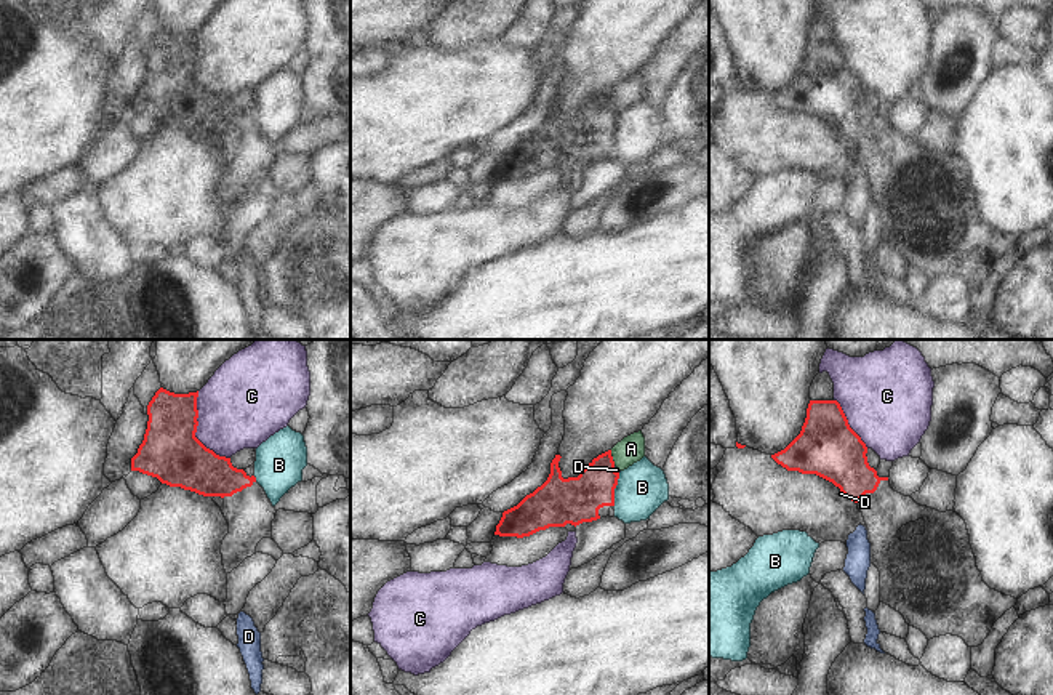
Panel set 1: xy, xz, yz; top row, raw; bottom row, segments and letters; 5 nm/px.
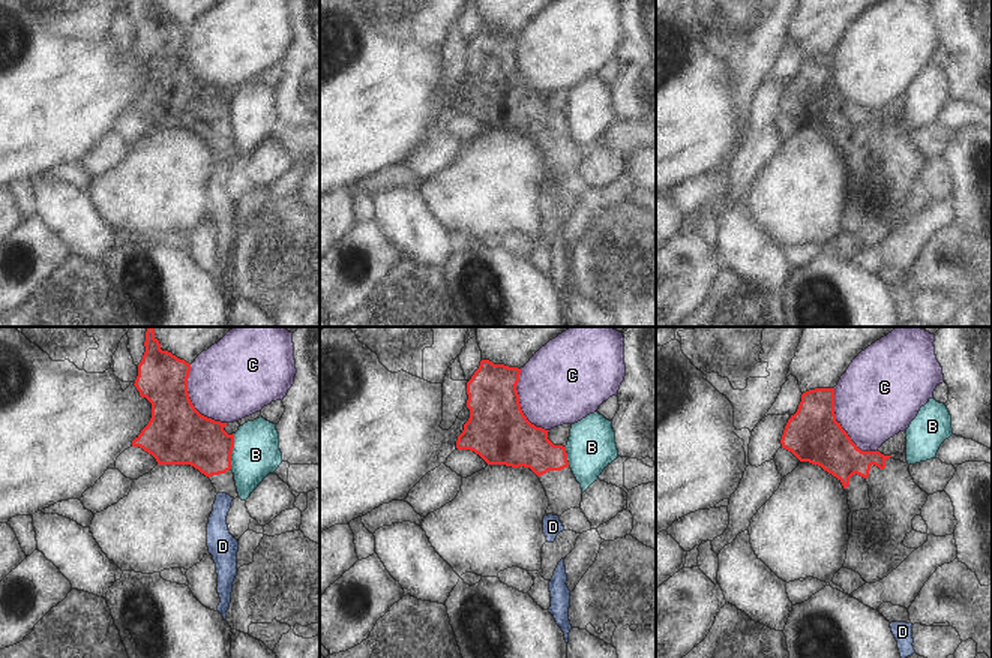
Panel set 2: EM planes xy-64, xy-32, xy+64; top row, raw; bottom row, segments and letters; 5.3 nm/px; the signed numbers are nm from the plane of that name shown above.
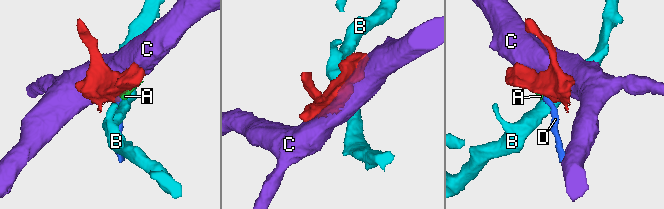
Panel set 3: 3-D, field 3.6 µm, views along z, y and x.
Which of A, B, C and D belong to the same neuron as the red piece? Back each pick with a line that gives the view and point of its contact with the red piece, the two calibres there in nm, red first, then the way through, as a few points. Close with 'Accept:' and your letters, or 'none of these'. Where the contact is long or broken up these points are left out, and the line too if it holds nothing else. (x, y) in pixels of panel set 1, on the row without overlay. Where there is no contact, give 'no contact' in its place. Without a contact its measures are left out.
Accept: none of these

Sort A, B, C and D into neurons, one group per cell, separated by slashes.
A D / B / C

